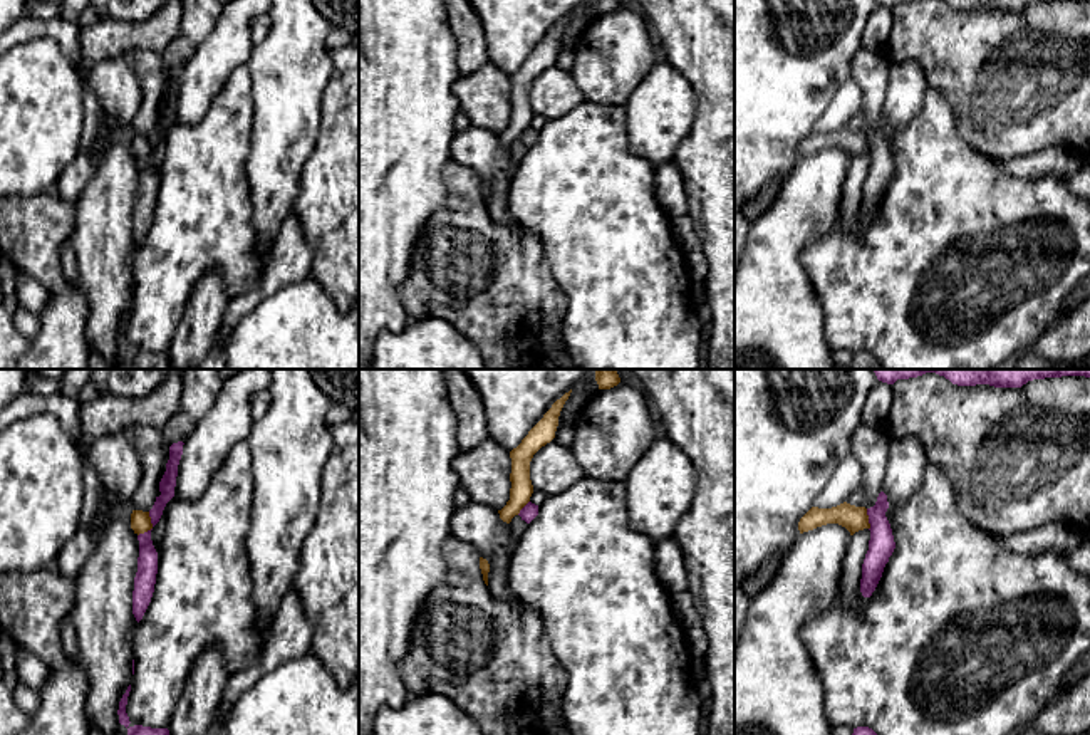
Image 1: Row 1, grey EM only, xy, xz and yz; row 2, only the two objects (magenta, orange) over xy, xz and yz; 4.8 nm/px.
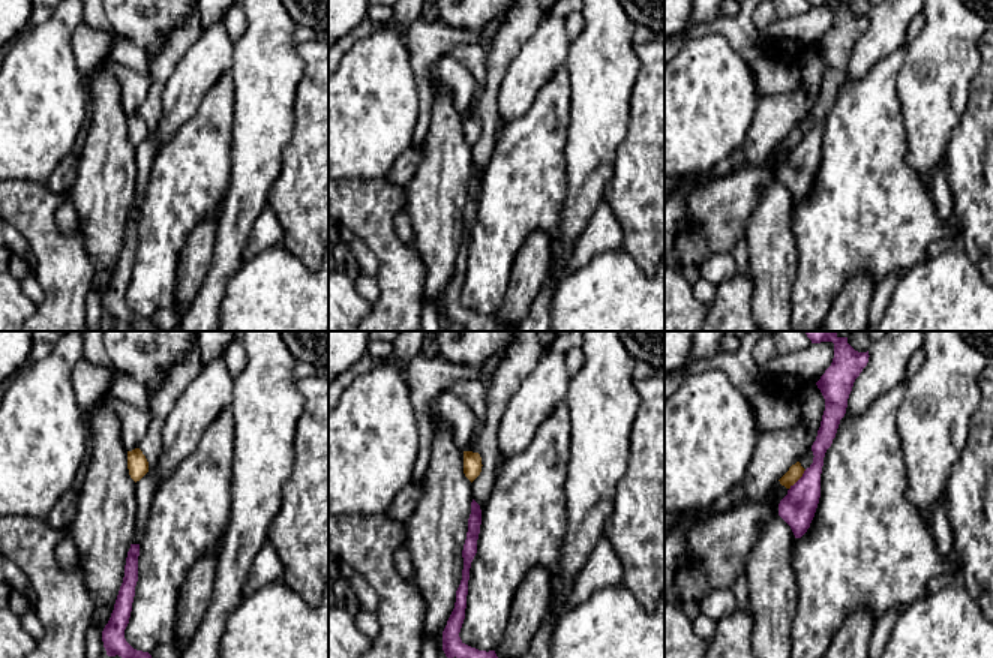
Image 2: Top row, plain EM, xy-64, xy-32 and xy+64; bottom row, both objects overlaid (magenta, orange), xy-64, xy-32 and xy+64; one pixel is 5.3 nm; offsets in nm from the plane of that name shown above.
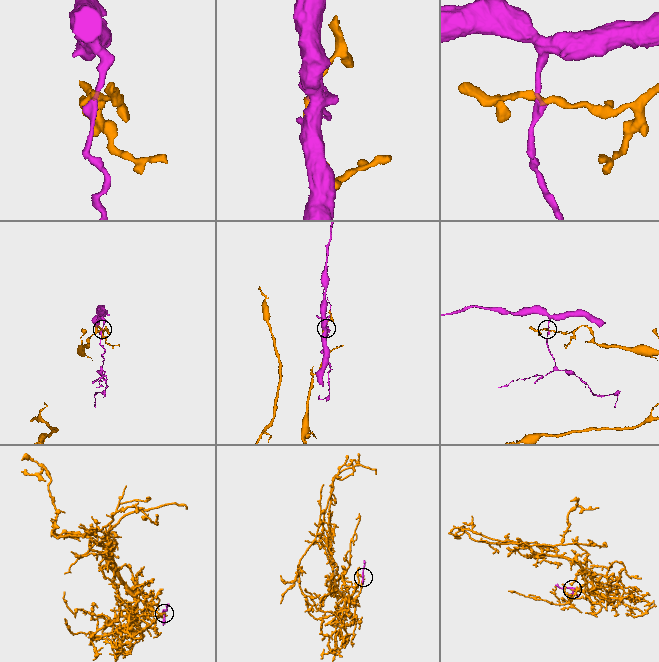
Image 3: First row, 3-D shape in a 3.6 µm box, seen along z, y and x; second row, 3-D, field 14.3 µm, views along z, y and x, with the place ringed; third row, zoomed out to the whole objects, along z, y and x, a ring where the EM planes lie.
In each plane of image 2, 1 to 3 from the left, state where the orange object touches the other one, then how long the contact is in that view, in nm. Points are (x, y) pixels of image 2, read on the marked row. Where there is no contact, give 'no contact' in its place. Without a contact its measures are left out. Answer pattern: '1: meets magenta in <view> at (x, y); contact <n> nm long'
1: no contact
2: no contact
3: meets magenta in xy+64 at (798, 480); contact 140 nm long

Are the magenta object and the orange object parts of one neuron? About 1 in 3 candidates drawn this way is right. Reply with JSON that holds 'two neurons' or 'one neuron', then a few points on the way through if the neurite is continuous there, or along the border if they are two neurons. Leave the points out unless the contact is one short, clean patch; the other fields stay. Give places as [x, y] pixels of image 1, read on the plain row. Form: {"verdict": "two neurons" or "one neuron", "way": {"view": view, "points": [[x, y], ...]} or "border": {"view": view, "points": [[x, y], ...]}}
{"verdict": "two neurons", "border": {"view": "xy", "points": [[150, 136], [151, 151], [138, 160]]}}

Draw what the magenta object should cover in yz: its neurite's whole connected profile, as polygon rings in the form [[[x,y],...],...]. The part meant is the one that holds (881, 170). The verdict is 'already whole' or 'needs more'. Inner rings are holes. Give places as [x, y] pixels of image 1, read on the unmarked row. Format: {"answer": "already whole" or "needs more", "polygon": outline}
{"answer": "already whole", "polygon": [[[884,116],[879,117],[875,129],[867,133],[870,164],[862,188],[860,216],[864,222],[870,222],[875,215],[884,191],[895,173],[892,153],[885,141],[887,133],[889,126]]]}

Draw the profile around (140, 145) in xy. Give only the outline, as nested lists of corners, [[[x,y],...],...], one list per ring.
[[[132,134],[132,138],[131,138],[131,153],[138,159],[151,154],[153,148],[151,148],[149,136]]]

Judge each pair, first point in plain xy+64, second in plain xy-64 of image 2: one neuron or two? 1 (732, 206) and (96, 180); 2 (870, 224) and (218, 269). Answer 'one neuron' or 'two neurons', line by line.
1: two neurons
2: two neurons

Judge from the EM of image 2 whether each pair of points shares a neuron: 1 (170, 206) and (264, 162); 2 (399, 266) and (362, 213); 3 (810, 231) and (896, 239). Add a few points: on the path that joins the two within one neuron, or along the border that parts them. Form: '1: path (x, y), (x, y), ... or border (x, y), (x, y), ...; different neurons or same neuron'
1: border (230, 143), (230, 186), (218, 212); different neurons
2: path (392, 252), (375, 227); same neuron
3: path (831, 231), (875, 231); same neuron

